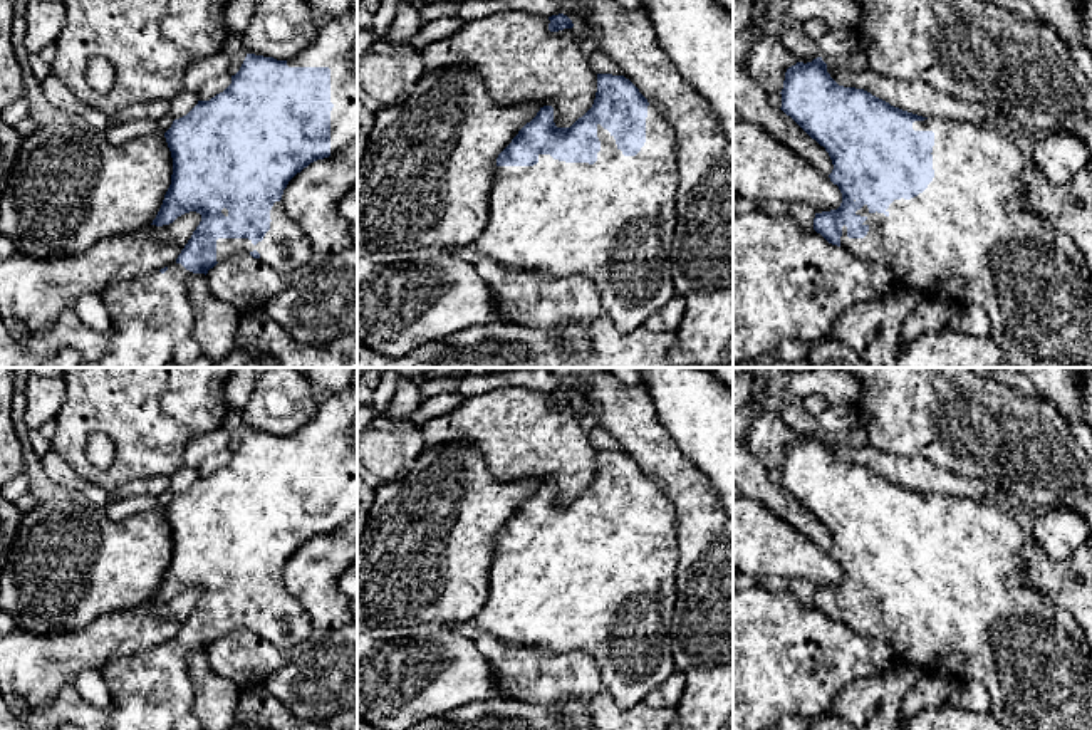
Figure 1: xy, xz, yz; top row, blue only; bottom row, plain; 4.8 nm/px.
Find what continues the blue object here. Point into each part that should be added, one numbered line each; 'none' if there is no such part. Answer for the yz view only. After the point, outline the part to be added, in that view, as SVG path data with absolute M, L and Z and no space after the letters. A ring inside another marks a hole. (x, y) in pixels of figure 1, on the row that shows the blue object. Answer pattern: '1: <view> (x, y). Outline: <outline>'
1: yz (967, 237). Outline: M928 117L924 121L914 121L913 129L934 133L934 146L931 153L934 169L933 181L923 193L911 200L894 200L886 210L889 213L887 216L877 211L871 213L867 205L864 205L861 210L855 211L855 215L867 218L862 223L869 227L867 235L864 238L849 238L847 227L844 225L840 247L866 262L882 263L889 267L892 272L894 290L916 292L923 297L943 297L951 300L953 304L980 305L988 315L990 337L1017 368L1092 368L1092 284L1085 257L1070 237L1053 230L1045 218L1022 206L1022 171L1025 159L1022 151L1013 143L1010 128L1003 123L973 124L968 121Z

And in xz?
1: xz (613, 222). Outline: M649 104L646 143L636 156L624 156L601 124L597 138L601 151L594 164L538 154L533 166L497 166L490 218L475 245L478 257L490 257L508 270L587 277L616 326L631 332L676 294L671 277L679 188L676 131Z

